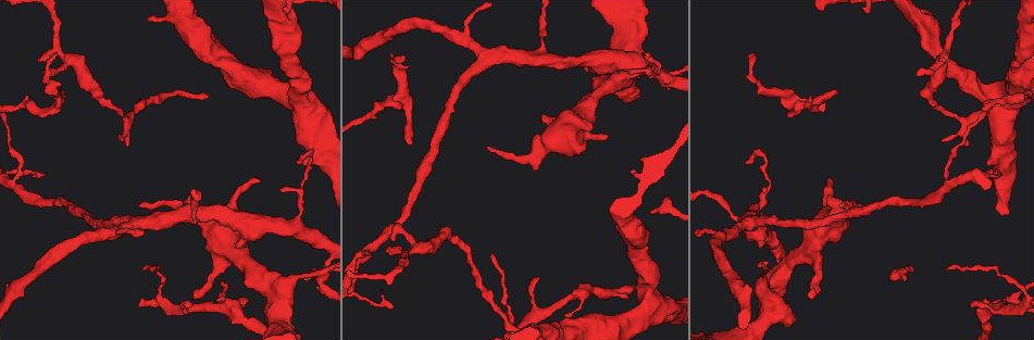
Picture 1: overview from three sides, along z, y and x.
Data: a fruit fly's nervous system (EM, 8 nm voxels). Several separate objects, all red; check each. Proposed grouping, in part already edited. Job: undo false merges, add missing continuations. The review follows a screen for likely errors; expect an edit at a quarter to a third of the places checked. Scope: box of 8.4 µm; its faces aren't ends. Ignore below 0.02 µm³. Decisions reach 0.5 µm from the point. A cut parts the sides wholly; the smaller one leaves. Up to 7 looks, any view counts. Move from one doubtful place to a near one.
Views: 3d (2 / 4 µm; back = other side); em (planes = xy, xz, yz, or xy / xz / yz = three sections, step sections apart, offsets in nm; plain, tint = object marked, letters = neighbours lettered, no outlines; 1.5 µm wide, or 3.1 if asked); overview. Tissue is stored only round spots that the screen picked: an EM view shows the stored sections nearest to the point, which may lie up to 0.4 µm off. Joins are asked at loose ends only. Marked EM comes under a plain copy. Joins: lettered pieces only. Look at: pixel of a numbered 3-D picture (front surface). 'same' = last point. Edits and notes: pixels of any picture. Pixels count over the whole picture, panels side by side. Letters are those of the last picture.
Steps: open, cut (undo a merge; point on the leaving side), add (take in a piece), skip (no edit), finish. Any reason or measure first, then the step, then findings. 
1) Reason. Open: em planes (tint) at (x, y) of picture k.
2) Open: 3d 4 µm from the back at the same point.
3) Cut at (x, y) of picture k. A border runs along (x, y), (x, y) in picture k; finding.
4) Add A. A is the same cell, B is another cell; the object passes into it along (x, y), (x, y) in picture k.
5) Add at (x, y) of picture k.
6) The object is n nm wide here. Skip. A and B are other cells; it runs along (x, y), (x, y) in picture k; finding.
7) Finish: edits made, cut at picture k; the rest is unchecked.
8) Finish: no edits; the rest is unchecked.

Tapers out. Open: 3d 4 µm from the back at (967, 147) of picture 1.

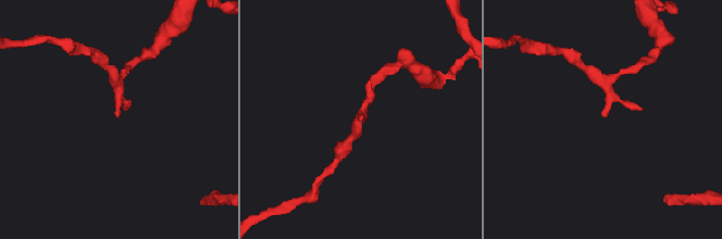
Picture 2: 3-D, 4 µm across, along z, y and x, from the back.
Open: em planes (tint) at (118, 117) of picture 2.

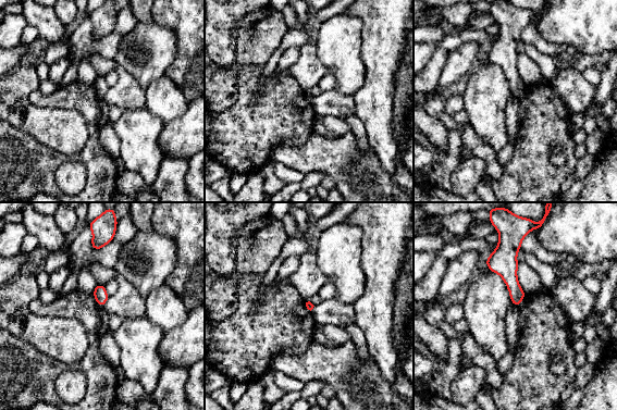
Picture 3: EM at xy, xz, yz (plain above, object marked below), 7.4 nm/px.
What lies round it. Open: em planes (letters) at the same point.

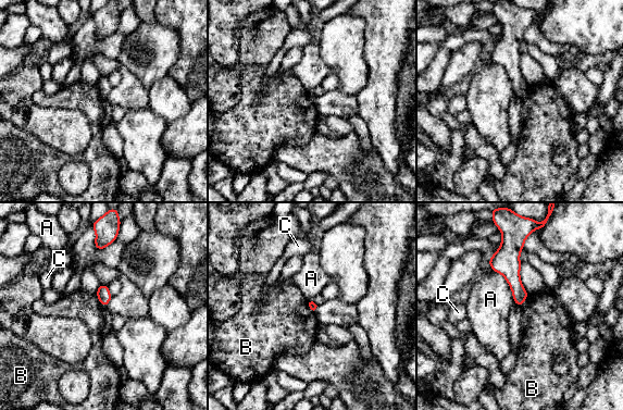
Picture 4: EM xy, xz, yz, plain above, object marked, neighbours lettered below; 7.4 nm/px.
Skip. A, B and C are other cells; none of them fits.

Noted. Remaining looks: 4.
Abrupt turn. Open: 3d 4 µm from the back at (223, 300) of picture 1.

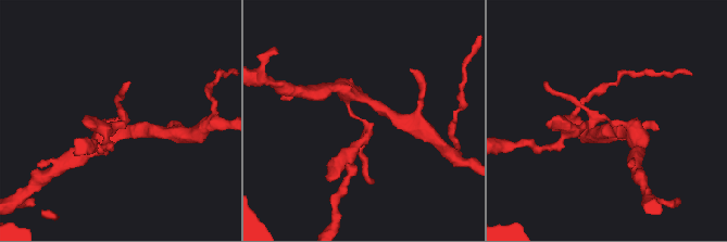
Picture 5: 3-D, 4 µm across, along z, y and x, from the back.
Now the EM. Open: em planes (letters) at (367, 130) of picture 5.

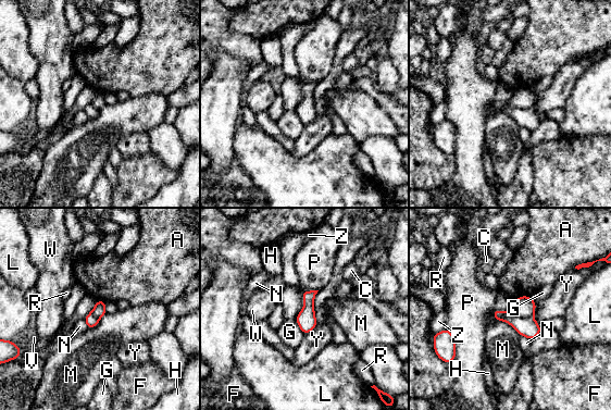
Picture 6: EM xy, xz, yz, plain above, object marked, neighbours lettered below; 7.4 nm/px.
The object is 100 nm wide here. Cut at (524, 307) of picture 6. A, C, F, G, H, L, M, N, P, R, V, W, Y and Z are other cells; a border runs along (532, 315), (501, 314), (495, 318) in picture 6; a second neuron is stuck on.

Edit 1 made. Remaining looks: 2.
Finish: edits made, cut at picture 6; the rest is unchecked.

